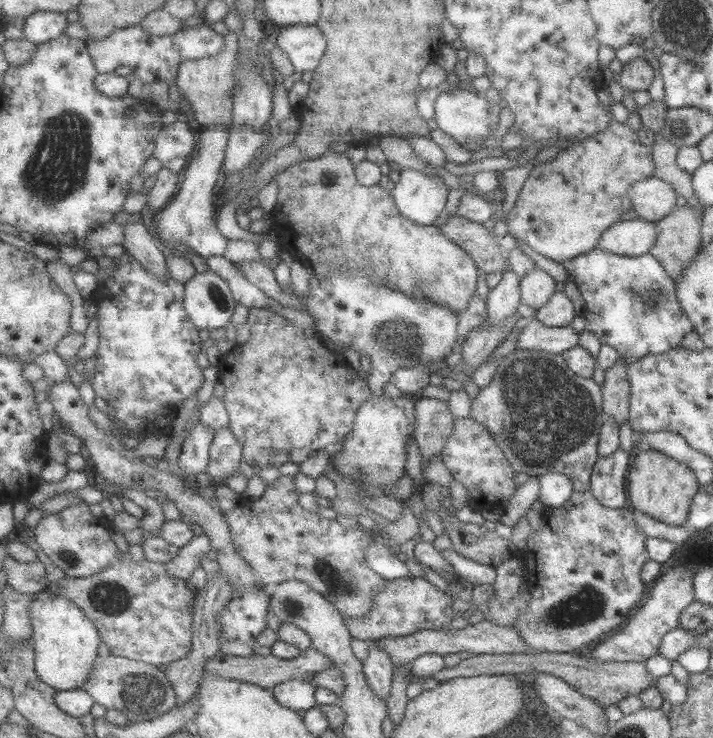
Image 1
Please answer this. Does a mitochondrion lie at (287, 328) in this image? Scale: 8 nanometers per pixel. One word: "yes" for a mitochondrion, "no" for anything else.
no

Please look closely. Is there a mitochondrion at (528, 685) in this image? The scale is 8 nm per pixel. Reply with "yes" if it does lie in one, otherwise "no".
no

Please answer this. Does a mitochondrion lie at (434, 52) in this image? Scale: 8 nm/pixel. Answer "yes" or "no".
no

